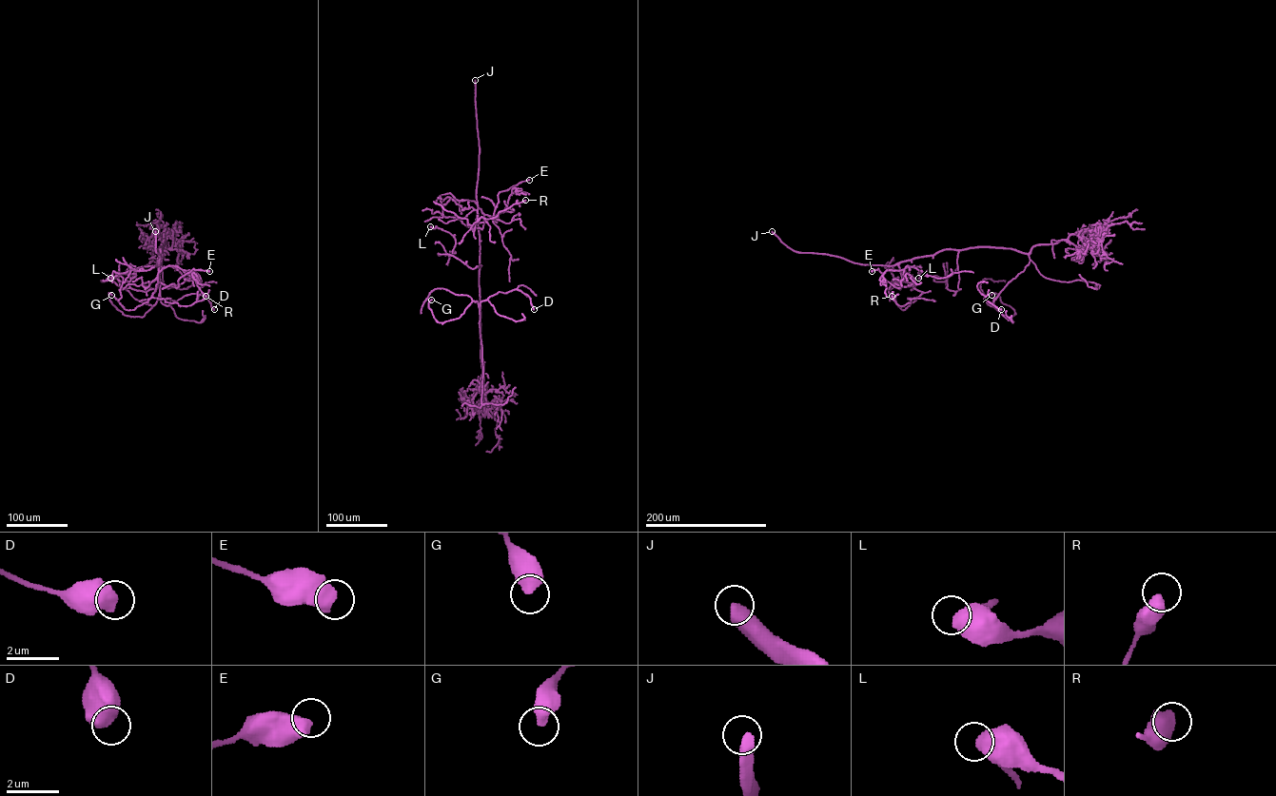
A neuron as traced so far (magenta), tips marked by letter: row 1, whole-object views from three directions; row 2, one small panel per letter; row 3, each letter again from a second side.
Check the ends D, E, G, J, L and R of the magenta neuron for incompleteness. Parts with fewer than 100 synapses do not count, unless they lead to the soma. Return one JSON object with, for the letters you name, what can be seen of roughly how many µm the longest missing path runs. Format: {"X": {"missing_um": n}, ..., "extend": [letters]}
{"J": {"missing_um": 350}, "extend": ["J"]}

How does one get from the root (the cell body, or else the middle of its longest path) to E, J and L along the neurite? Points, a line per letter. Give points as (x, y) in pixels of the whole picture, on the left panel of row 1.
E: (161, 253), (159, 247), (158, 282), (177, 288), (179, 279), (192, 269), (209, 271)
J: (161, 253), (159, 247), (156, 265), (160, 257), (155, 250), (155, 231)
L: (161, 253), (159, 247), (162, 257), (156, 289), (131, 288), (128, 282), (135, 274), (117, 272), (110, 278)

